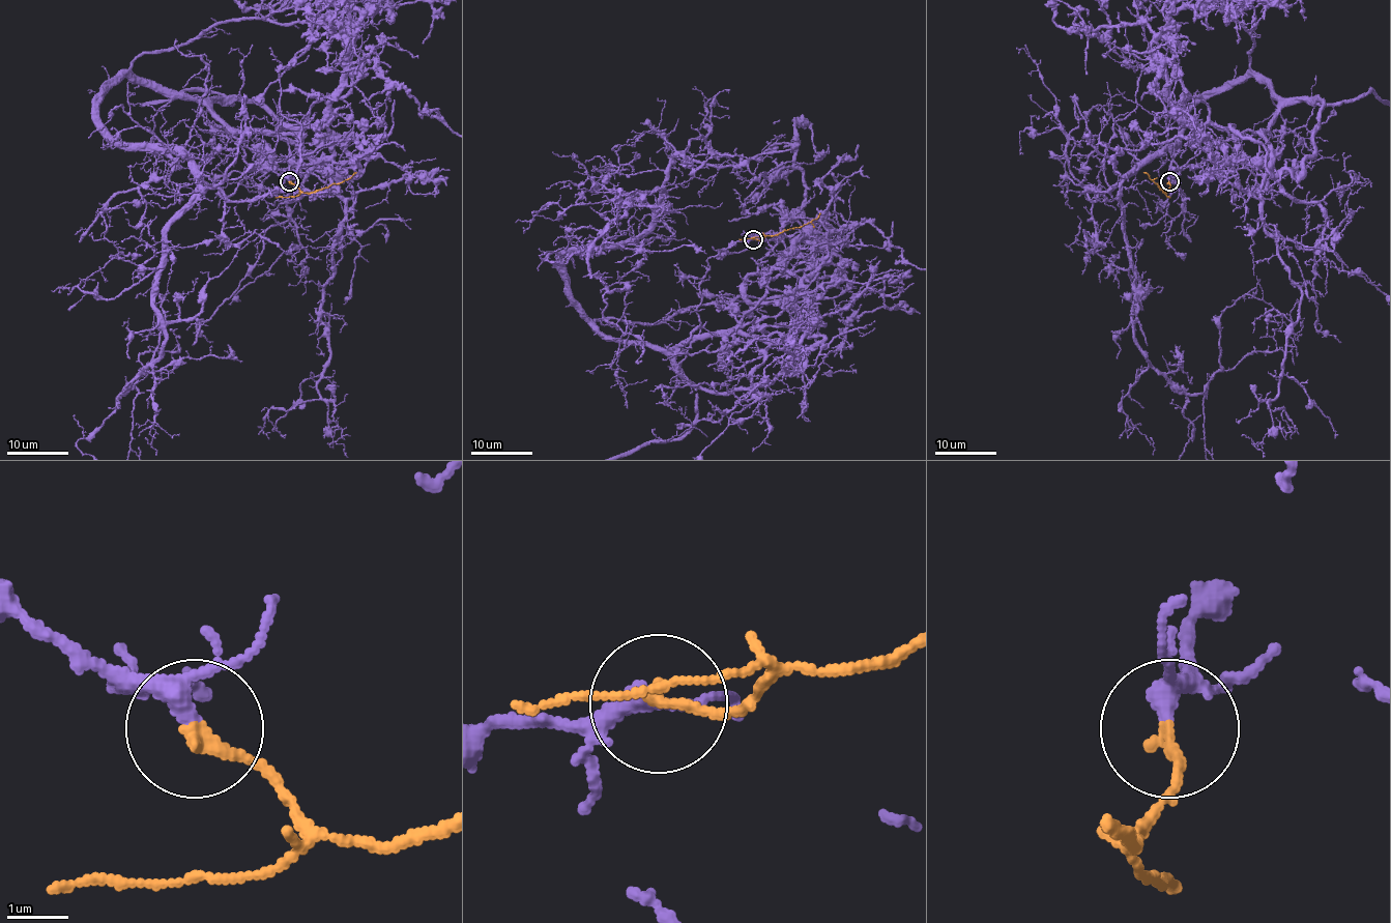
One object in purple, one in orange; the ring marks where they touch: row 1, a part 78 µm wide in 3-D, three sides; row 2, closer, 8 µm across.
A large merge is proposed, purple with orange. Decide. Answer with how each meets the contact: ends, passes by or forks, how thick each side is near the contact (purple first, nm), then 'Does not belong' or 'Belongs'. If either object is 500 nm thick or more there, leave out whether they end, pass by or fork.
At the ring purple passes by. At the ring orange ends. Thickness 260 nm (purple) against 200 nm. Belongs

